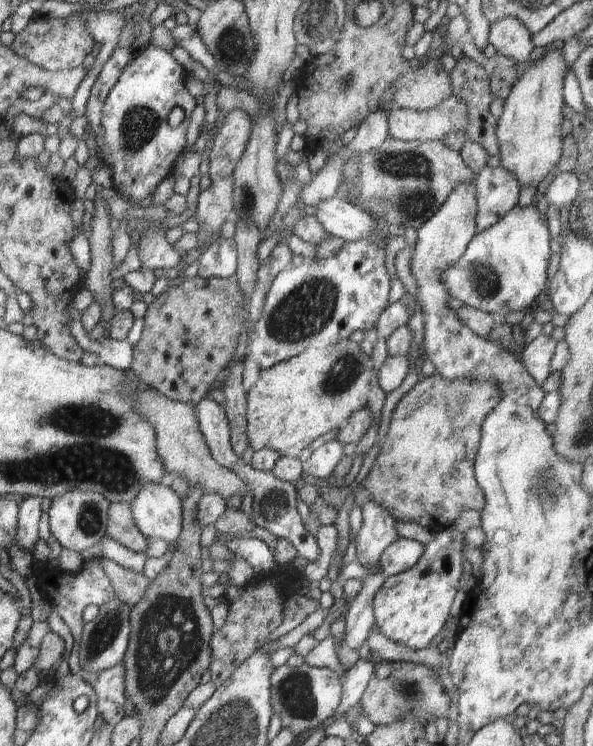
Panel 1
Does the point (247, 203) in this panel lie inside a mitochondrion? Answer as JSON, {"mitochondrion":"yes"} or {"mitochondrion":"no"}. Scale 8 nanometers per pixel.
{"mitochondrion":"yes"}

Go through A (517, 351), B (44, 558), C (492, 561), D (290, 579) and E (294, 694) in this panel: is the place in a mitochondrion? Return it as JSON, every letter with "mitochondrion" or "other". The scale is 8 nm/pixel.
{"A":"other","B":"other","C":"other","D":"other","E":"mitochondrion"}

